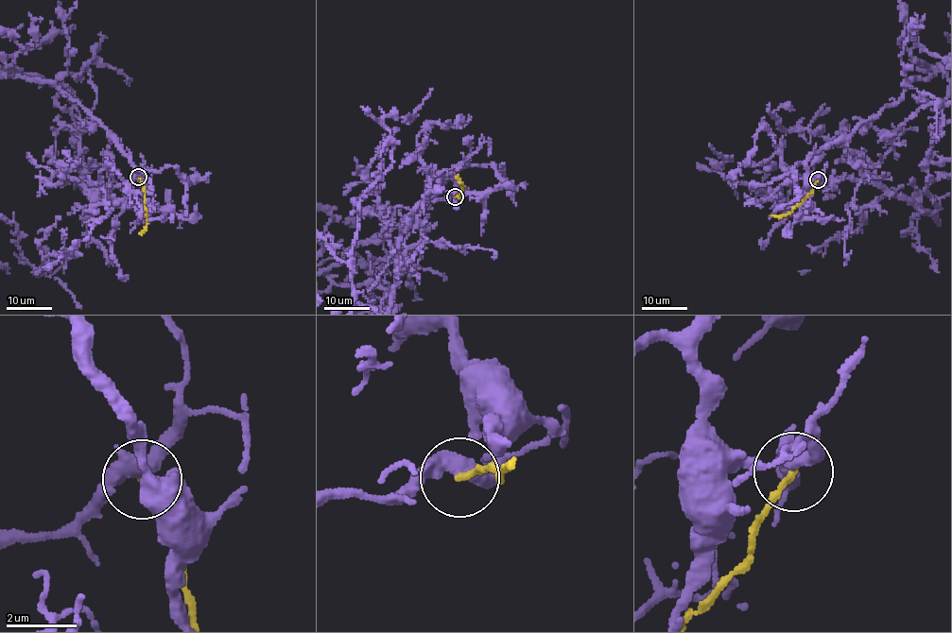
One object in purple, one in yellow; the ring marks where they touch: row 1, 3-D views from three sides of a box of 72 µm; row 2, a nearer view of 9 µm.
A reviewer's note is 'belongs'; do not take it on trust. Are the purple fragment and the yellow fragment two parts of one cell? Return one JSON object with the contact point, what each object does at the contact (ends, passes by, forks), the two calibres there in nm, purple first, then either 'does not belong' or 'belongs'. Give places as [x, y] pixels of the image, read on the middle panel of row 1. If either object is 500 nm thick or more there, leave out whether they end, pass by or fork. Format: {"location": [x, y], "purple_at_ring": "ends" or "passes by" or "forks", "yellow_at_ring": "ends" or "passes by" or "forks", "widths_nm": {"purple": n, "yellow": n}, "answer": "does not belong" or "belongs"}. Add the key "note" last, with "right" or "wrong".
{"location": [455, 196], "purple_at_ring": "forks", "yellow_at_ring": "ends", "widths_nm": {"purple": 380, "yellow": 180}, "answer": "does not belong", "note": "wrong"}

